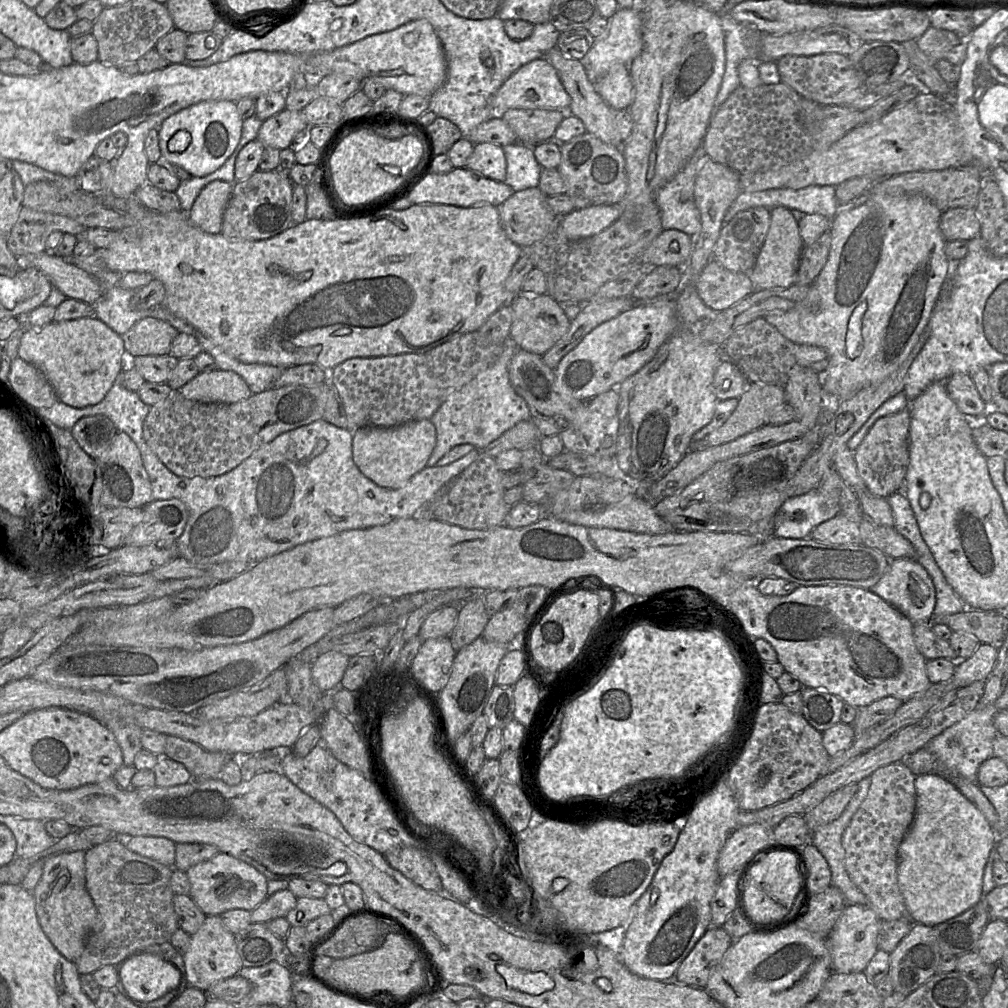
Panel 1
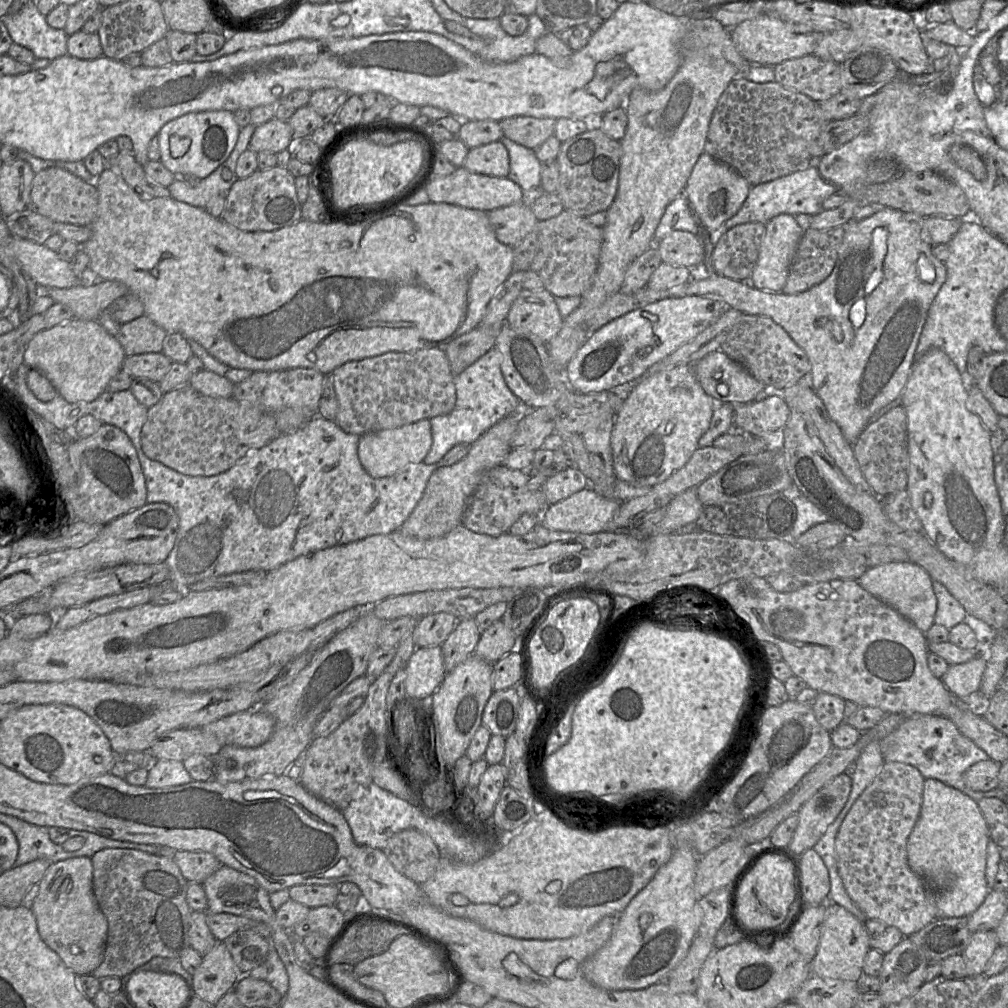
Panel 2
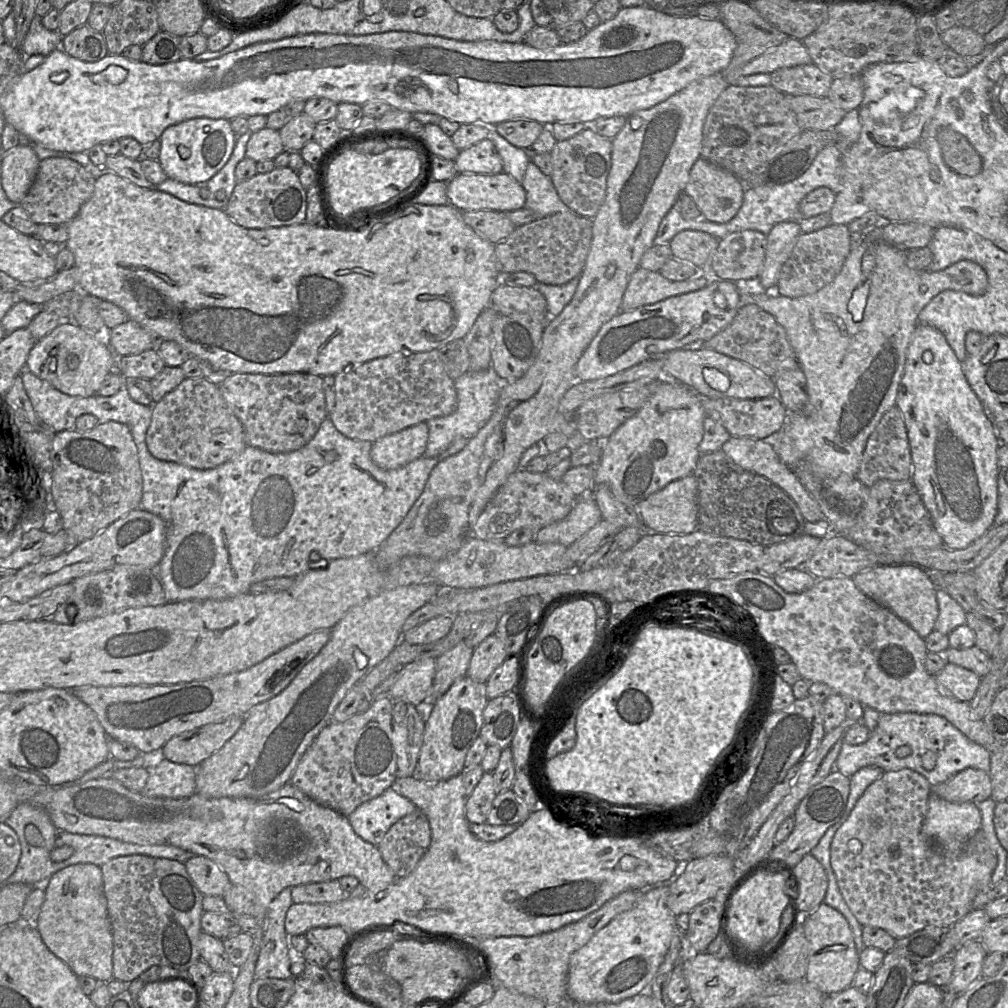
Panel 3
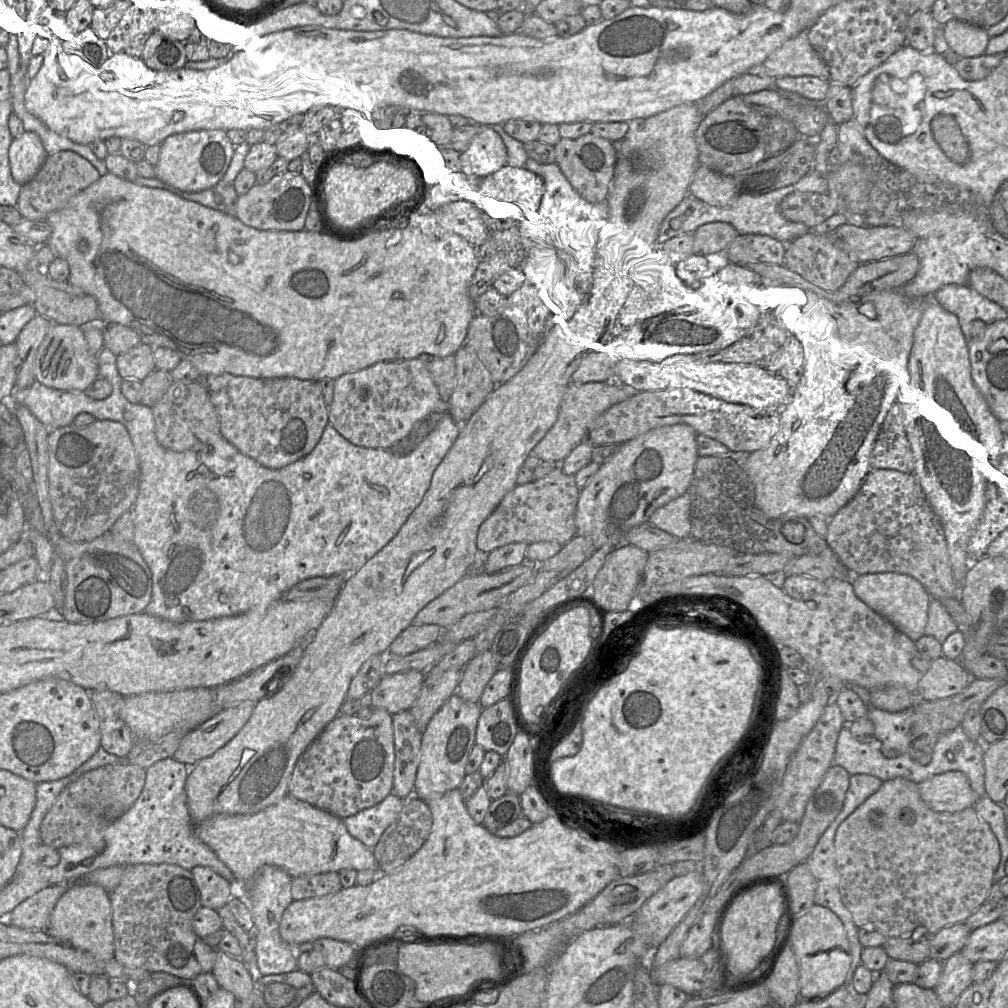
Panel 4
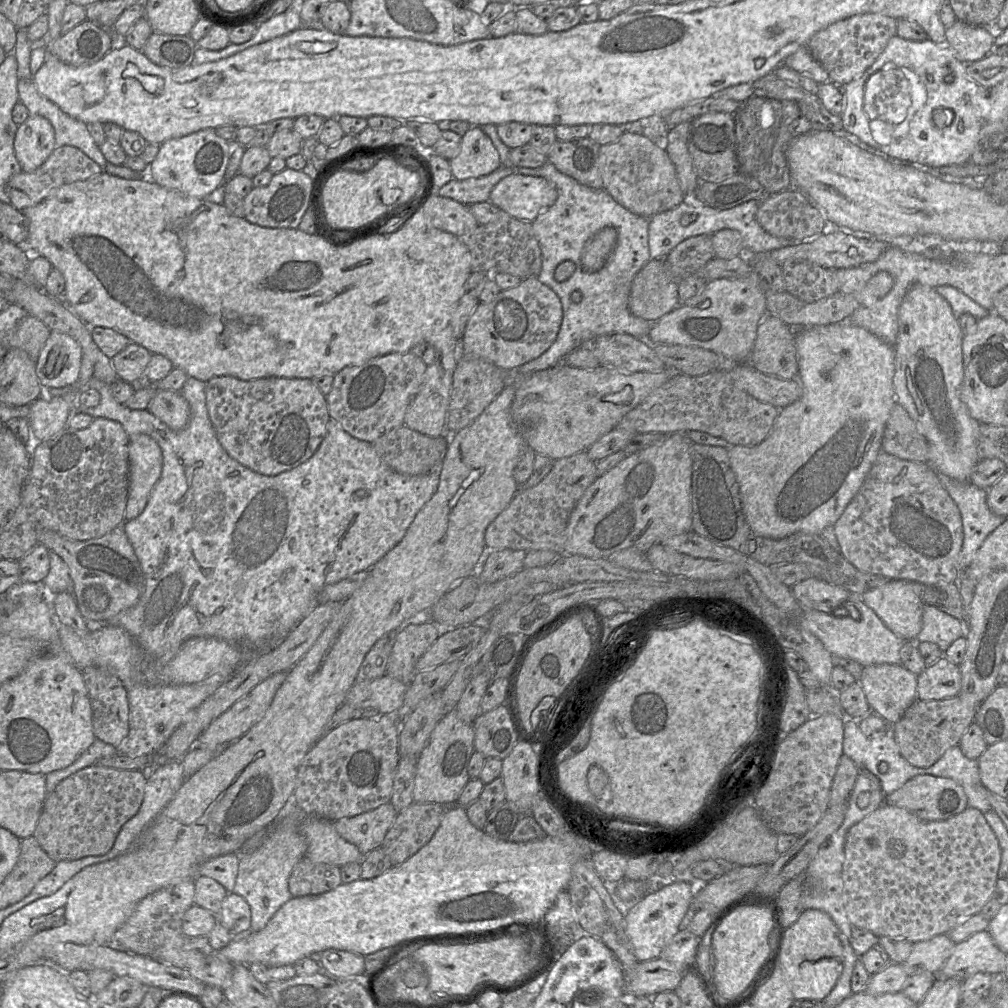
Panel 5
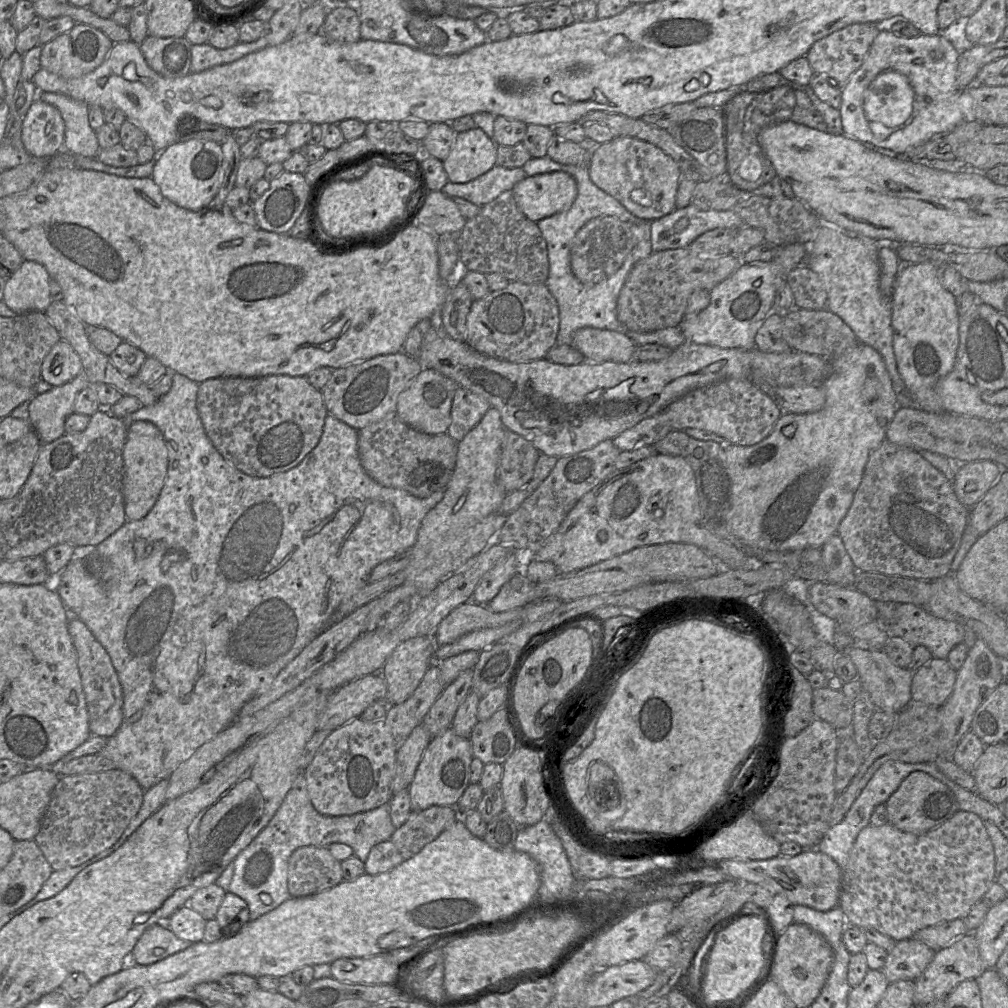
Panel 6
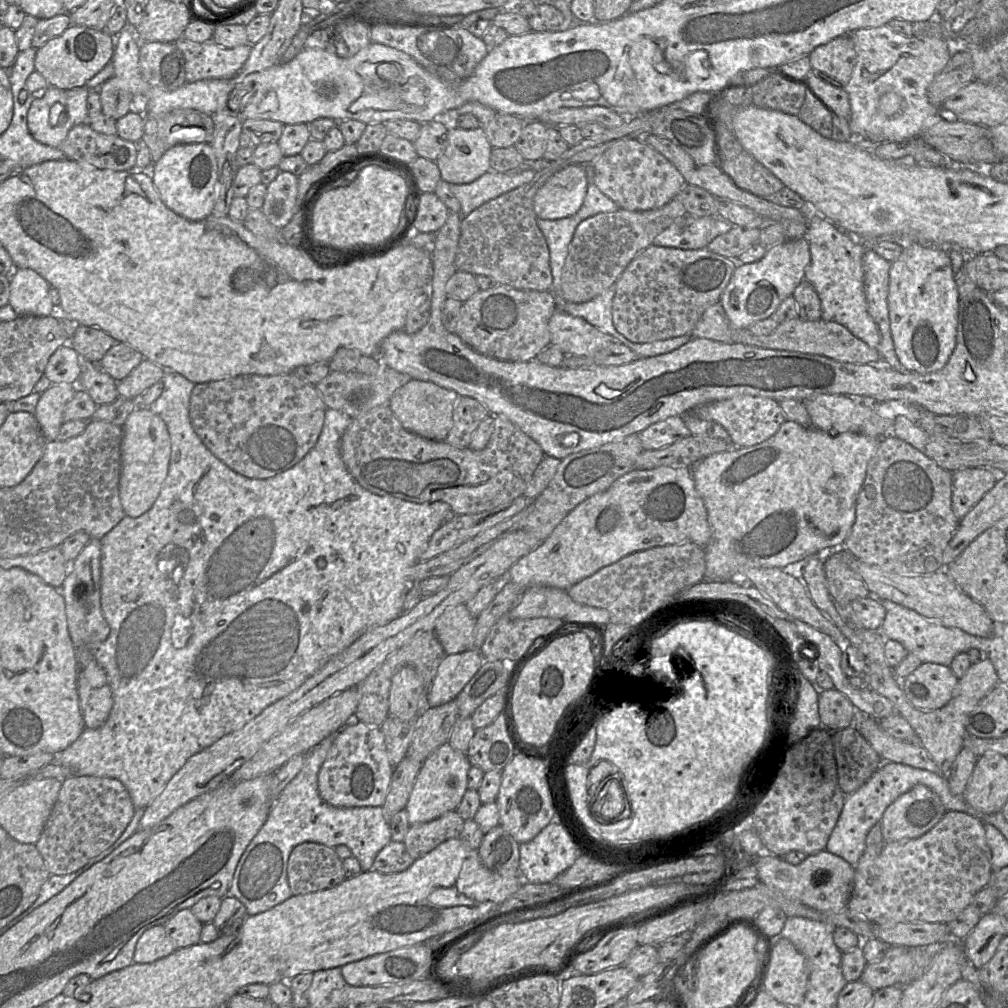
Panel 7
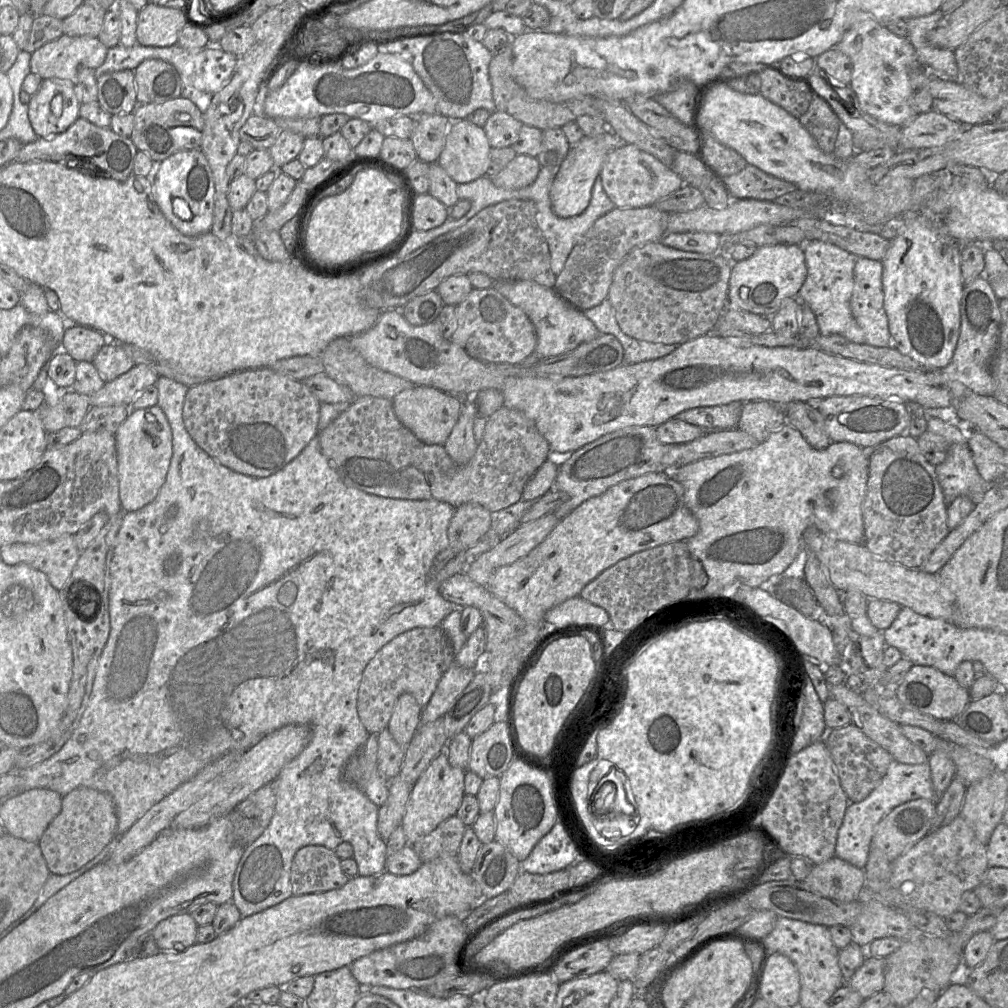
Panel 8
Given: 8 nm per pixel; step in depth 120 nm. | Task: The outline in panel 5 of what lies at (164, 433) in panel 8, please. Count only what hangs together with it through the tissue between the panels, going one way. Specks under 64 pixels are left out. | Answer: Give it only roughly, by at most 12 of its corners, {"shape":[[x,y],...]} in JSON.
{"shape":[[129,438],[125,521],[145,509],[160,478],[161,449]]}

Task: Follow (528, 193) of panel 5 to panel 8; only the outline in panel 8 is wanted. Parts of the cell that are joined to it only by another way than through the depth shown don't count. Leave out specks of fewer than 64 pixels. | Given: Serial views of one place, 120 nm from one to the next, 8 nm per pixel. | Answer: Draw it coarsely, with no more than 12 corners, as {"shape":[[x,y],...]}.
{"shape":[[603,134],[570,147],[550,189],[556,216],[587,208],[609,152]]}

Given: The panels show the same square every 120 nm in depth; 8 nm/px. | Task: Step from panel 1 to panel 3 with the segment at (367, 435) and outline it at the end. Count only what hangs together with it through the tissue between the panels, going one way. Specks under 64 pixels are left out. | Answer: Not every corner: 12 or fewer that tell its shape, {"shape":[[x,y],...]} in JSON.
{"shape":[[421,422],[372,442],[383,470],[422,457],[428,425]]}

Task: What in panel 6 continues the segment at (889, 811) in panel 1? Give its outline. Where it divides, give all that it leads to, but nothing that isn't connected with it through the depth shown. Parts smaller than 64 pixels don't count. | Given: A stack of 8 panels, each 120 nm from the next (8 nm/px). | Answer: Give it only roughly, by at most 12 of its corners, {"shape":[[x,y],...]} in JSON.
{"shape":[[981,817],[858,834],[848,925],[901,941],[963,919],[996,881]]}

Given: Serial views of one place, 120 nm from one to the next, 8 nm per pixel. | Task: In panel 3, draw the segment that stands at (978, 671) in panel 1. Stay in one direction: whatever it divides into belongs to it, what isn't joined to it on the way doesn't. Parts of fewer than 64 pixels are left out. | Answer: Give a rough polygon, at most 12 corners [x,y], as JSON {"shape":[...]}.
{"shape":[[949,662],[933,676],[946,695],[973,699],[982,679]]}

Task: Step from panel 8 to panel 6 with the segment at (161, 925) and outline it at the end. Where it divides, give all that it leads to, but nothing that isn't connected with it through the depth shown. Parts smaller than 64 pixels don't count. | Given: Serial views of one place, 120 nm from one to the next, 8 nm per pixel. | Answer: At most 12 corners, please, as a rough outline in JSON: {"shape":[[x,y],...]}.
{"shape":[[189,905],[166,921],[180,939],[203,941],[207,920]]}

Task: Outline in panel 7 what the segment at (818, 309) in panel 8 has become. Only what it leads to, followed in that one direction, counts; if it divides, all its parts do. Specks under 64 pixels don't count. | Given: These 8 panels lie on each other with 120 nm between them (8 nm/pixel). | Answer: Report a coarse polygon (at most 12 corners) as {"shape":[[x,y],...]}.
{"shape":[[813,208],[804,280],[821,319],[878,349],[868,311],[863,241]]}

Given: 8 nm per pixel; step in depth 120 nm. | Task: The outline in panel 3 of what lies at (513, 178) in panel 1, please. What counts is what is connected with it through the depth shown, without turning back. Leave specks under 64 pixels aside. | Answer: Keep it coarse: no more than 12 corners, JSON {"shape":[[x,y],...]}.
{"shape":[[495,129],[489,137],[503,172],[522,182],[531,162],[527,150],[510,144]]}

